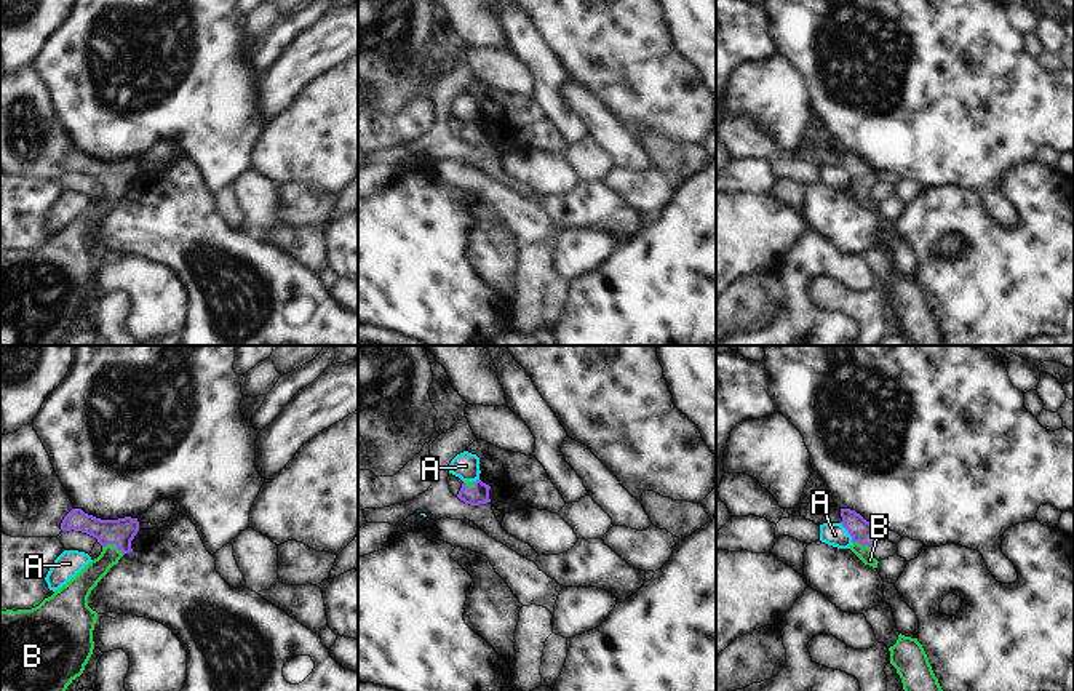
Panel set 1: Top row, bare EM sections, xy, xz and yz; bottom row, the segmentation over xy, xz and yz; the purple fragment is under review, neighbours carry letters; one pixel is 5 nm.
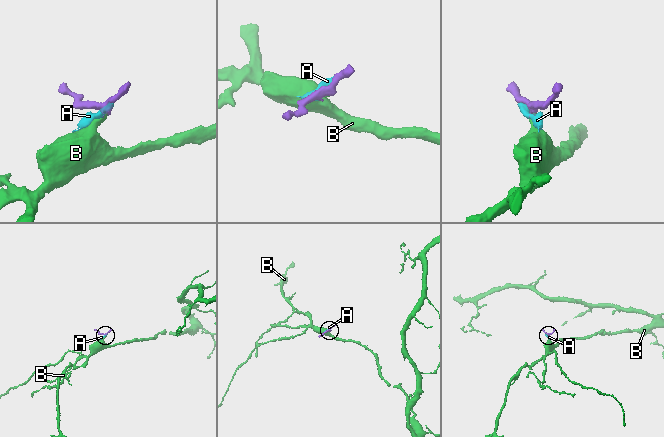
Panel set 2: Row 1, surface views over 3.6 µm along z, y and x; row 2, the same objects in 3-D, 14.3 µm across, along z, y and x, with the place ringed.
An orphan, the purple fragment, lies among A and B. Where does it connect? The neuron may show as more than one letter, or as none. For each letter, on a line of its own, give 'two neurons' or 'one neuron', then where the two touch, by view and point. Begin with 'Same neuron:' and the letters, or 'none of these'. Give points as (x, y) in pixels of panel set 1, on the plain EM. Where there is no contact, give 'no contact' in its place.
Same neuron: B
A: two neurons; contact yz (847, 171)
B: one neuron; contact xy (114, 184)

